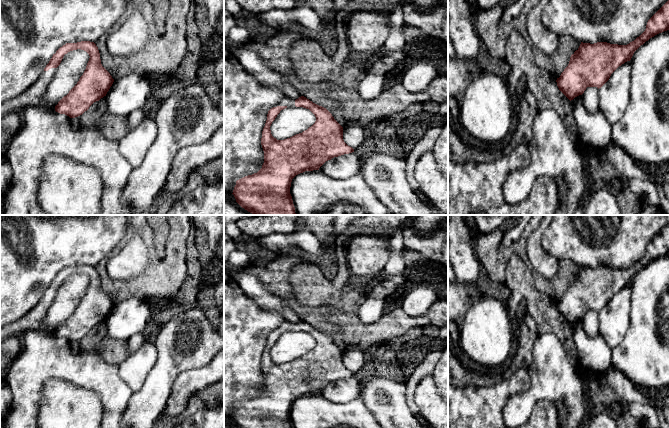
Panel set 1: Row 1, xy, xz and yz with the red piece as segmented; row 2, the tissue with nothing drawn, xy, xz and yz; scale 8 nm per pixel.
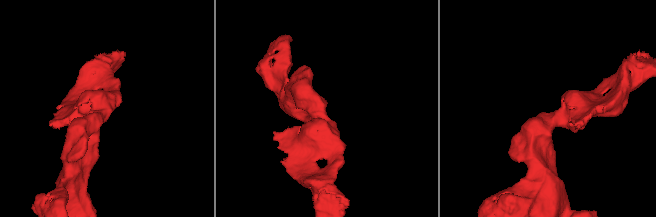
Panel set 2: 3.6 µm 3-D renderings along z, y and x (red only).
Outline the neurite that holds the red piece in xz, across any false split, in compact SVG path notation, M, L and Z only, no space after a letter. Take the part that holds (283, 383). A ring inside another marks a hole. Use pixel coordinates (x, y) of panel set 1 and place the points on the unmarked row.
M286 320L268 335L262 355L261 369L264 375L262 392L257 397L236 405L232 418L238 428L293 428L290 411L296 399L305 395L319 394L326 385L354 376L354 373L344 366L343 351L332 338L304 320L296 324ZM295 330L309 333L316 341L315 347L302 357L284 364L277 364L271 358L272 346L281 334Z

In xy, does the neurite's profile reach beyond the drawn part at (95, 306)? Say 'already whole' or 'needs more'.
needs more

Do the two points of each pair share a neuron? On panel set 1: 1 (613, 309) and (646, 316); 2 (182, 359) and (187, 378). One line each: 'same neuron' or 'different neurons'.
1: different neurons
2: different neurons

